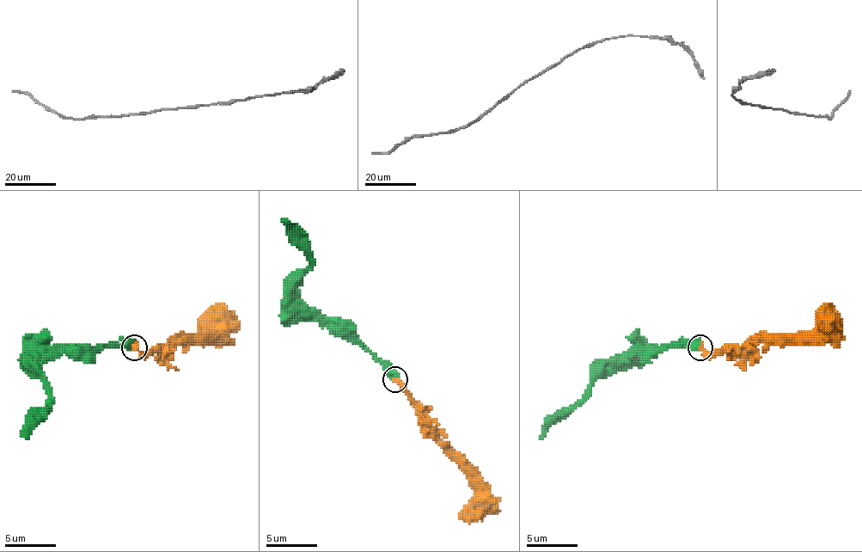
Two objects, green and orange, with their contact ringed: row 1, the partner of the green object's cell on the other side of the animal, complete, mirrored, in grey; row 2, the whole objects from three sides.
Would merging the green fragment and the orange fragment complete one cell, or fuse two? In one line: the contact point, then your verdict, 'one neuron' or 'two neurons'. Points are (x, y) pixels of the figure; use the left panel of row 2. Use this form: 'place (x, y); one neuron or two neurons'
place (134, 347); two neurons

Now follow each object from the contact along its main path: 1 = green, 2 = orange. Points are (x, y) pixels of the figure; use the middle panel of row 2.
1: (395, 378), (368, 351), (337, 335), (296, 297), (294, 282), (309, 264), (309, 247), (286, 218)
2: (395, 378), (413, 404), (418, 422), (439, 442), (479, 493), (477, 511)

